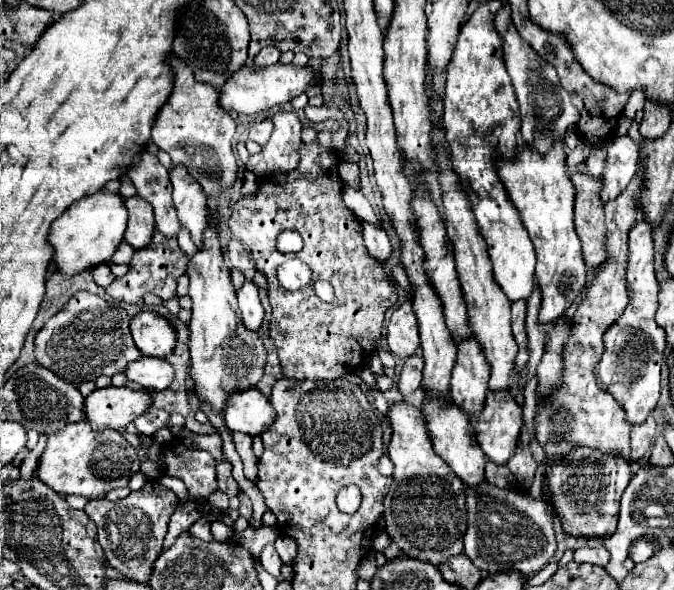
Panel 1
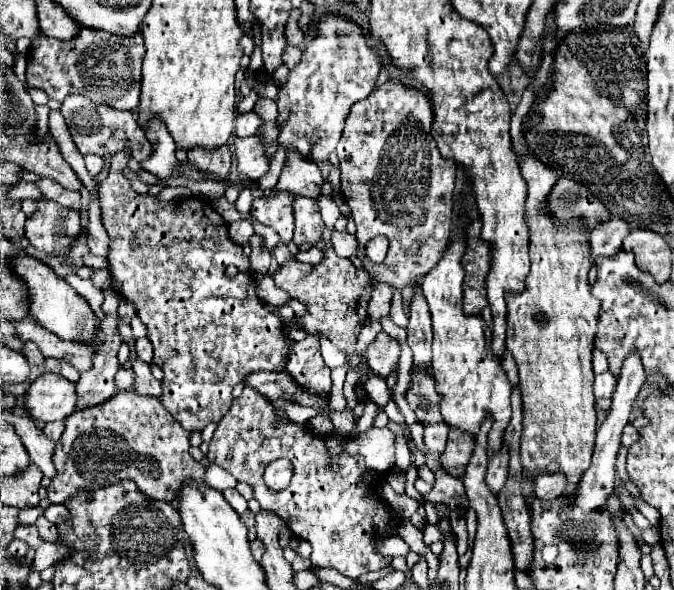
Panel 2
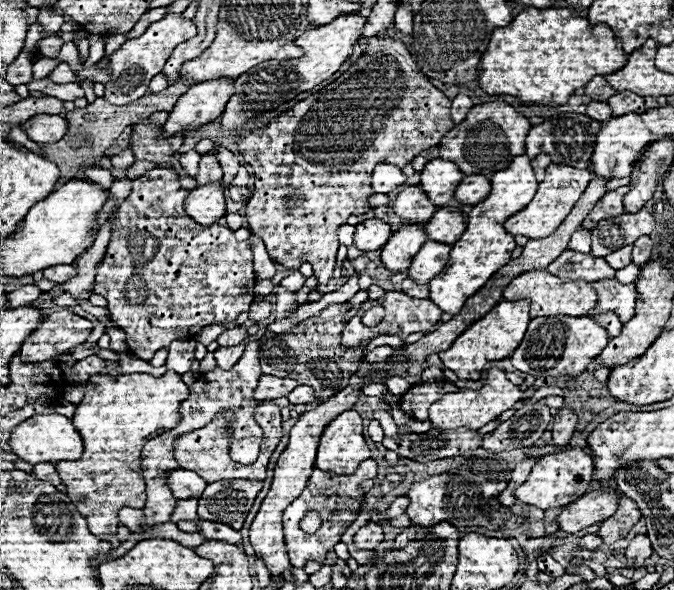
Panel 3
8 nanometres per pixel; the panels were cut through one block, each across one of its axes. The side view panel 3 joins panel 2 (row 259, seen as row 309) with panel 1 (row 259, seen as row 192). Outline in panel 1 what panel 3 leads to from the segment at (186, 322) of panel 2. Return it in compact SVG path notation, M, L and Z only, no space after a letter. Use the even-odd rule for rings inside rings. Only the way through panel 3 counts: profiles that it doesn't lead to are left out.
M154 232L150 244L144 250L136 250L130 264L128 264L128 272L120 278L116 278L108 288L106 294L112 296L118 302L126 302L126 304L136 304L142 300L142 296L146 292L156 294L158 298L172 300L176 296L176 282L178 278L184 274L186 270L186 254L180 250L176 238L174 240L166 240L166 236L162 236L162 232Z

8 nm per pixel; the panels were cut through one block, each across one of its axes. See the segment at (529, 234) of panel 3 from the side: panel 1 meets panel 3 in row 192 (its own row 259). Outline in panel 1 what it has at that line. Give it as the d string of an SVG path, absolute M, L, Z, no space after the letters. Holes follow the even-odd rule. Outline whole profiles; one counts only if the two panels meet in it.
M556 140L550 154L540 156L528 148L520 148L512 162L498 160L498 176L520 212L522 224L530 234L536 252L536 286L542 292L542 304L538 312L540 324L556 324L558 318L574 304L586 284L586 264L582 260L582 248L574 230L574 186L566 172L564 142Z

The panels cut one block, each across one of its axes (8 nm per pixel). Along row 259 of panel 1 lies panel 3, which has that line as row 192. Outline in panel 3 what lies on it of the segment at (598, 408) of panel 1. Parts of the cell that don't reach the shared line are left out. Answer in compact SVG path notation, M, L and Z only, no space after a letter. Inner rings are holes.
M620 186L616 190L606 192L596 206L592 208L592 212L586 216L586 220L582 222L584 228L594 228L602 218L612 218L614 214L624 214L624 206L622 206L622 198L628 192L628 186Z

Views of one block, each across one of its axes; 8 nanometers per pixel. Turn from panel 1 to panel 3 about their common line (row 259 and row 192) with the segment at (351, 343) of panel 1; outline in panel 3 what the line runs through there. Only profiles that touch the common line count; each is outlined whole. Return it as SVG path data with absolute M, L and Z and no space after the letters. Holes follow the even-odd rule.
M372 36L368 38L368 46L370 48L332 84L306 100L296 102L294 108L276 116L266 128L260 128L250 136L248 132L242 132L238 138L238 148L254 170L254 192L246 202L248 224L254 234L264 240L274 262L286 268L300 268L304 262L310 262L314 266L318 288L328 284L336 266L336 250L340 246L334 234L336 228L346 224L350 214L364 214L370 210L366 200L374 194L370 190L374 166L394 164L404 168L422 150L438 146L442 134L454 126L450 118L452 100L434 88L418 70L402 40ZM280 190L284 194L296 190L302 198L294 208L284 208L280 206Z

